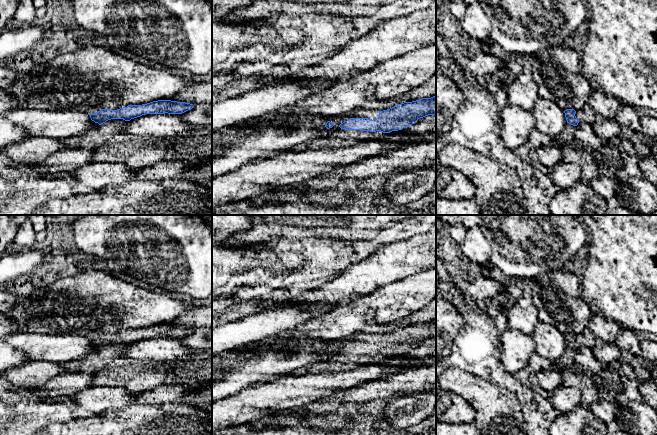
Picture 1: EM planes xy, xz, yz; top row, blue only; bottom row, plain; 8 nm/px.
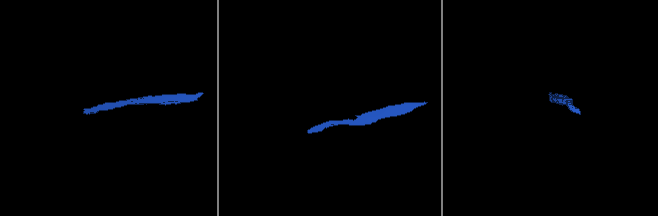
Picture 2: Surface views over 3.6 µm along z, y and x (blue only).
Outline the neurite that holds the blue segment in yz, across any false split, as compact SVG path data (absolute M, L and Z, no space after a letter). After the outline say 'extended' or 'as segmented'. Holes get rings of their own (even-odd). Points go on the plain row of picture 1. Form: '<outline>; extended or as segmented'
M585 328L580 334L567 333L564 335L567 347L577 350L579 346L586 346L593 349L596 344L596 337L589 328Z; extended

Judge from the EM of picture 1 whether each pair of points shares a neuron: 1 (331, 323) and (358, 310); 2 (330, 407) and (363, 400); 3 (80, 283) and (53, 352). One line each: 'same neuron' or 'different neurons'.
1: same neuron
2: same neuron
3: different neurons

